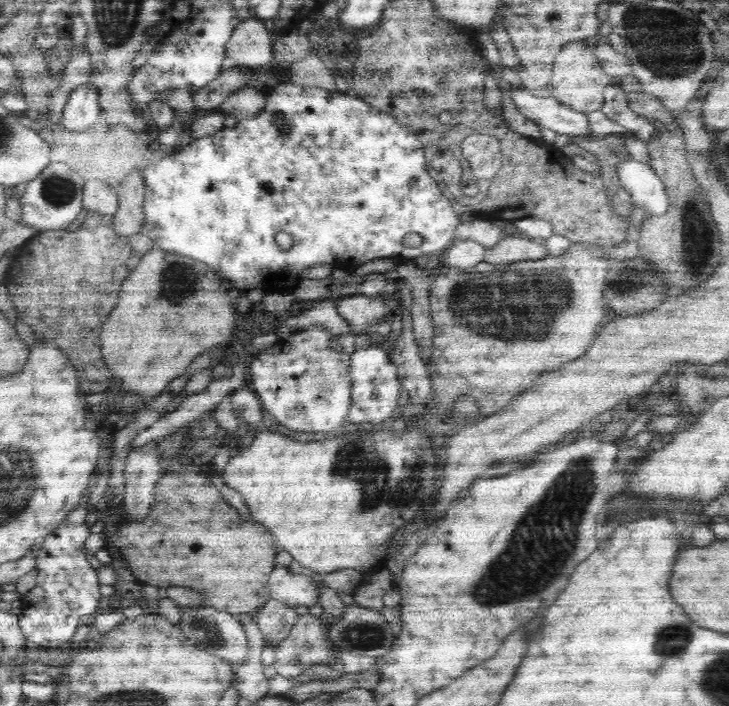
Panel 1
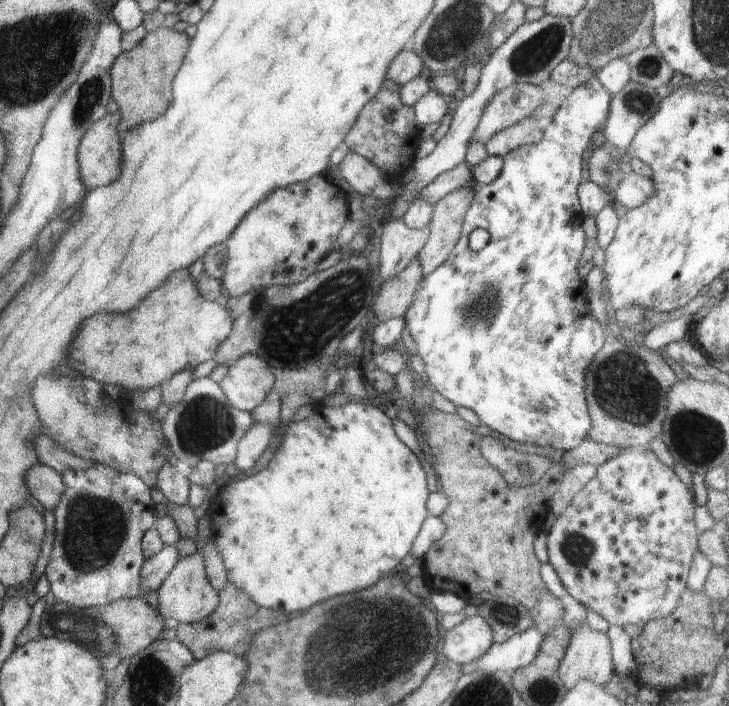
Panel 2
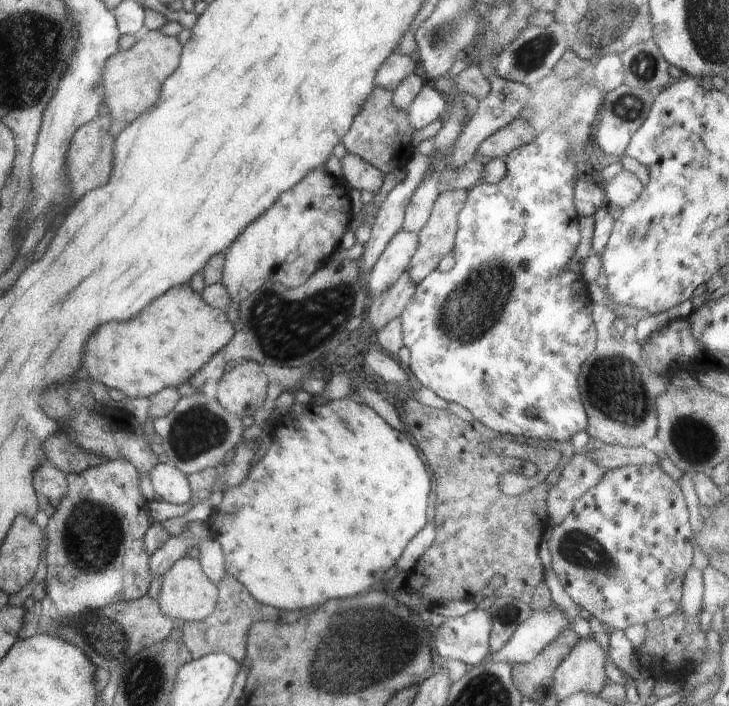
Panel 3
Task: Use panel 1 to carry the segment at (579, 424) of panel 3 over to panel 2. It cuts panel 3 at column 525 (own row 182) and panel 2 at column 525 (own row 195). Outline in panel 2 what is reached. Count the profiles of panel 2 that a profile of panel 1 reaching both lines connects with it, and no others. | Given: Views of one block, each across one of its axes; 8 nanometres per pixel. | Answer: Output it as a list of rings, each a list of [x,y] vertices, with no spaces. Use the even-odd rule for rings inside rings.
[[[594,76],[588,78],[582,86],[574,88],[574,92],[566,98],[566,102],[558,108],[554,114],[552,124],[548,130],[543,132],[543,136],[538,144],[524,145],[511,150],[504,155],[503,167],[500,176],[487,185],[475,186],[474,200],[470,208],[464,214],[460,238],[452,250],[452,254],[446,258],[436,270],[432,270],[428,276],[423,276],[418,284],[418,290],[414,294],[412,306],[408,308],[405,318],[406,328],[414,341],[414,348],[424,362],[424,372],[426,379],[434,390],[438,390],[444,398],[447,398],[455,406],[464,406],[476,412],[476,416],[481,420],[482,425],[490,426],[498,434],[504,434],[514,442],[529,444],[532,446],[550,446],[554,450],[575,449],[584,436],[588,436],[591,427],[586,400],[584,400],[584,374],[586,367],[592,358],[600,352],[600,348],[606,342],[606,330],[589,312],[589,298],[585,281],[580,278],[578,264],[585,247],[585,232],[582,230],[582,223],[585,217],[579,202],[577,190],[582,172],[583,159],[592,149],[594,142],[606,124],[610,112],[610,94]],[[476,228],[484,228],[490,234],[490,240],[479,251],[472,251],[468,245],[468,236]]]

